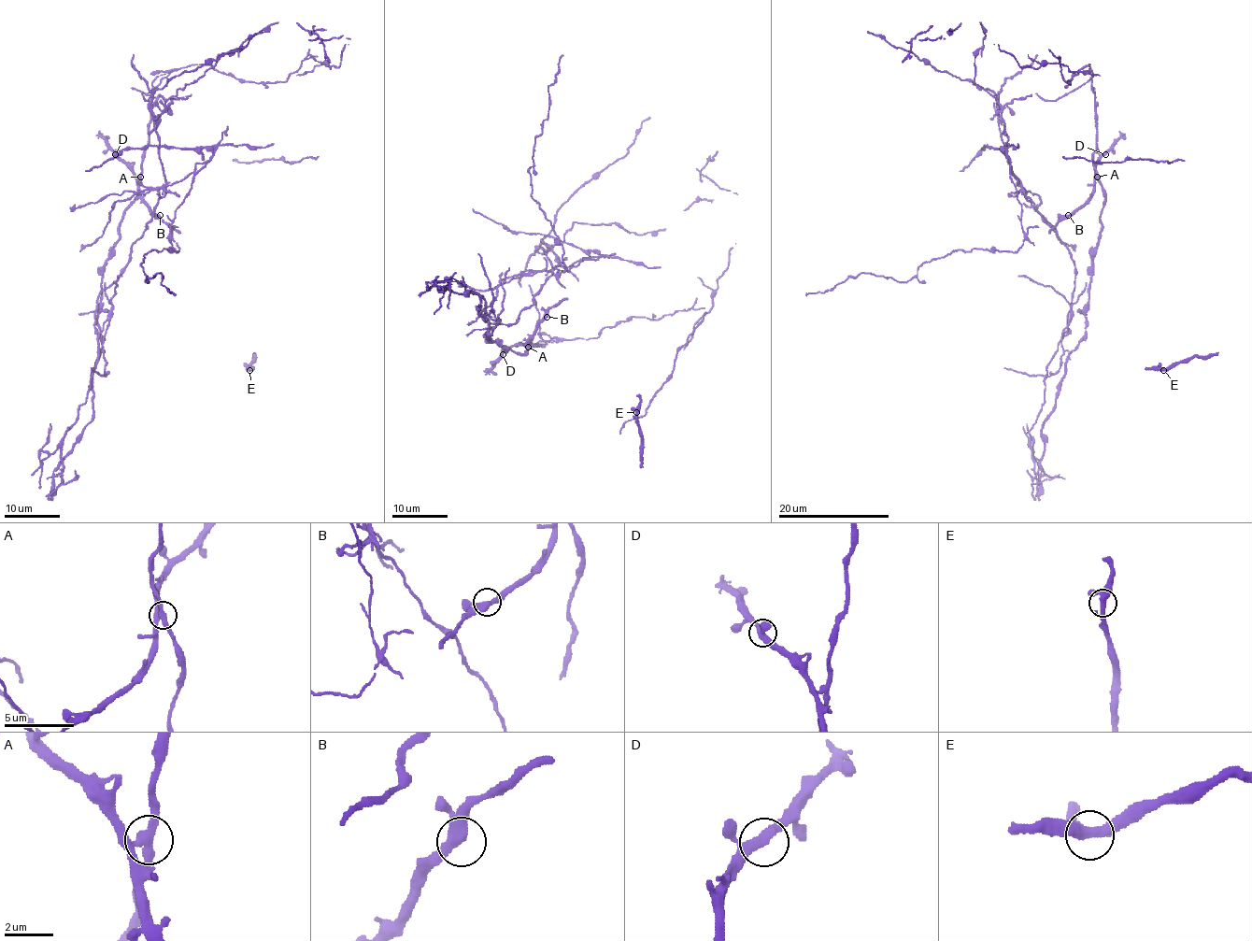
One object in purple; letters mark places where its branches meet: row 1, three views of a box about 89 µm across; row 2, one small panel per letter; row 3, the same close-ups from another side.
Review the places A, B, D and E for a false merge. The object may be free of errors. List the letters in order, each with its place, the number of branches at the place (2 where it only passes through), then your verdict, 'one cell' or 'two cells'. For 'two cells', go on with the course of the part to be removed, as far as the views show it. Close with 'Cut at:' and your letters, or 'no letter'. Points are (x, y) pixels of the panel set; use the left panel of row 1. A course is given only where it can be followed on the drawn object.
A: at (140, 177); 4 branches meet; two cells; foreign part runs (140, 176), (94, 325), (163, 190), (192, 172), (177, 250), (141, 263), (176, 295)
B: at (160, 215); 3 branches meet; one cell
D: at (115, 154); 3 branches meet; one cell
E: at (249, 370); 4 branches meet; one cell
Cut at: A

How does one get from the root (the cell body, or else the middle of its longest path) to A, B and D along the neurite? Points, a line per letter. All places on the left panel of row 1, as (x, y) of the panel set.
A: (103, 330), (111, 309), (101, 288), (103, 266), (120, 237), (140, 176)
B: (103, 330), (111, 309), (101, 288), (103, 266), (140, 180), (138, 197), (160, 215)
D: (103, 330), (111, 309), (101, 288), (103, 266), (140, 183), (115, 154)

